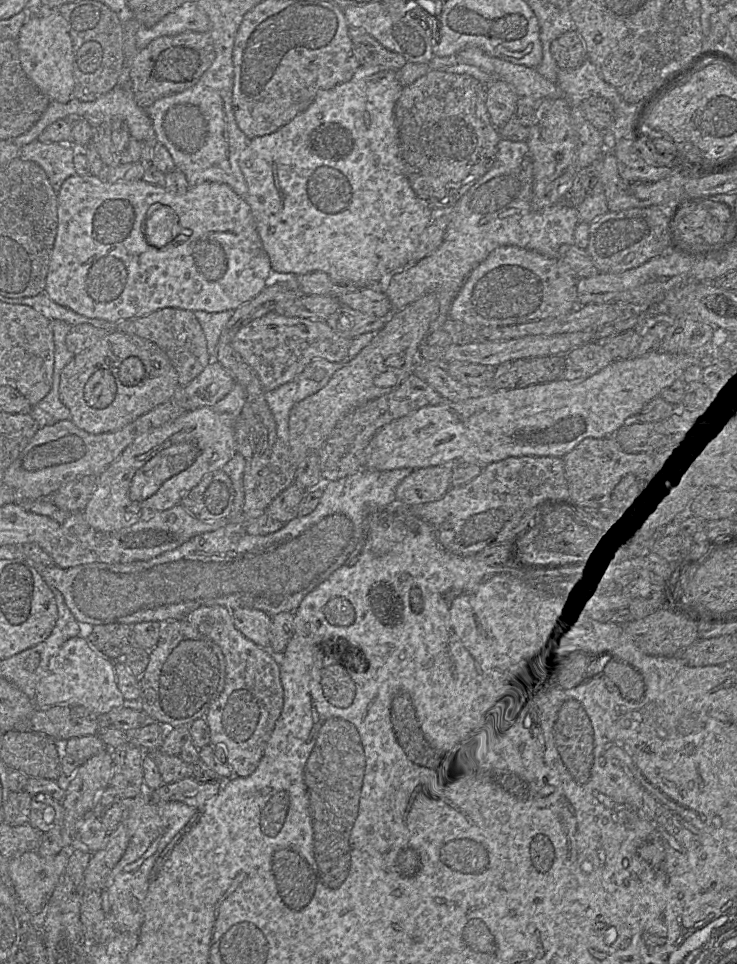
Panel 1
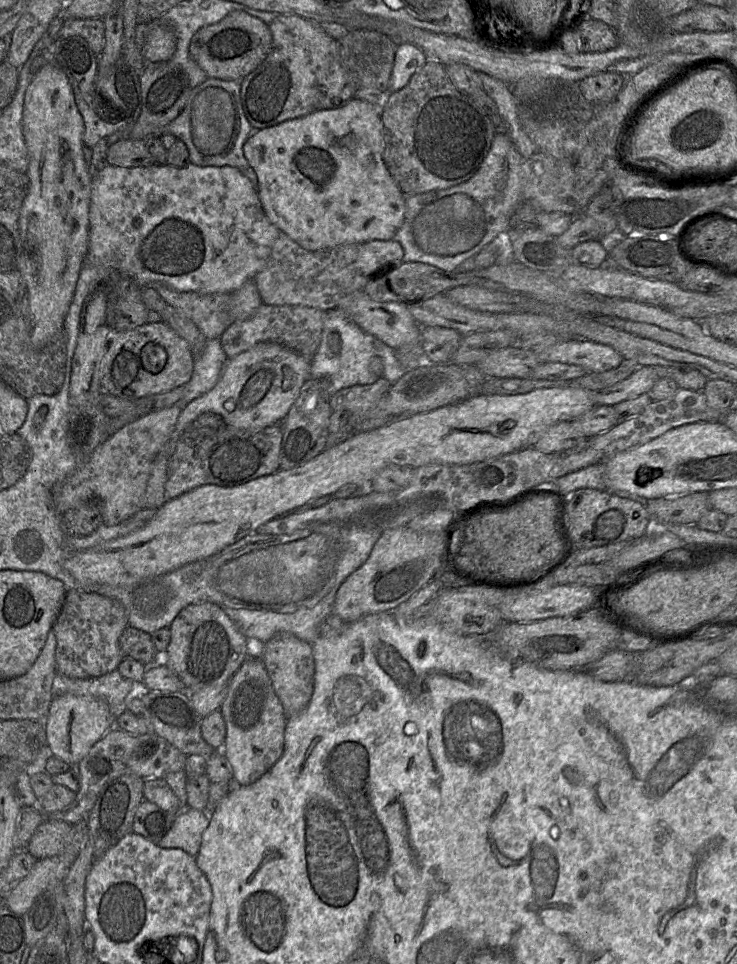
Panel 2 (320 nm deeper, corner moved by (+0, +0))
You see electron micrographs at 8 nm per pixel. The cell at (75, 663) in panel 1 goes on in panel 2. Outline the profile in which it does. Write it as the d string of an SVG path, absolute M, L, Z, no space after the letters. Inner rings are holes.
M73 694L54 697L45 717L47 743L52 755L71 766L77 766L93 745L116 725L116 719L104 700Z

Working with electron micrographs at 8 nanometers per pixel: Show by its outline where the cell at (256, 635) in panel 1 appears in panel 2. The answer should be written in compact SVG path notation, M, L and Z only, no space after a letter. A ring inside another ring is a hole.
M287 633L274 636L264 645L262 662L280 700L286 719L299 714L309 704L314 688L314 657L311 644Z

